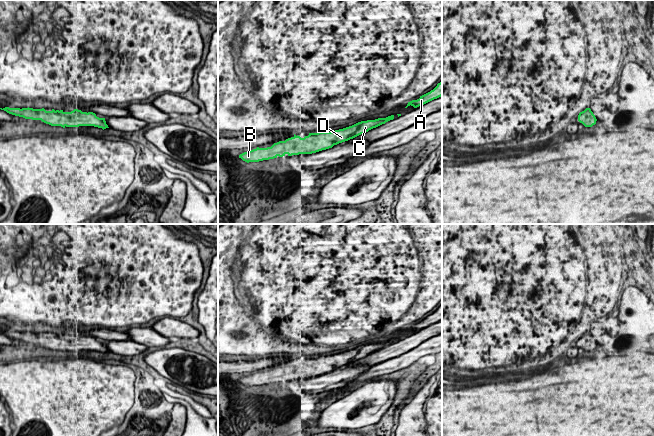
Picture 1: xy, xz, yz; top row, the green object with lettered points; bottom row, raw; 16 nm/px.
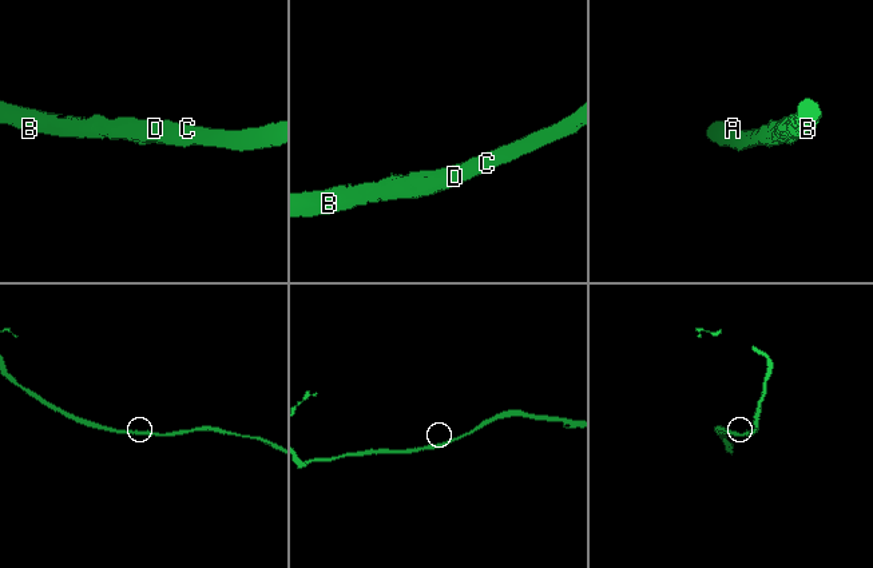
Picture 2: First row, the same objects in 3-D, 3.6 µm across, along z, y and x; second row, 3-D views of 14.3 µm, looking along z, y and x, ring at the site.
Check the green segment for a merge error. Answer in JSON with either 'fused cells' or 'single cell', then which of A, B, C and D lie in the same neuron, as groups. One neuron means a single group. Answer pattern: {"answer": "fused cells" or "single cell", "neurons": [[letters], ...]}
{"answer": "single cell", "neurons": [["A", "B", "C", "D"]]}

